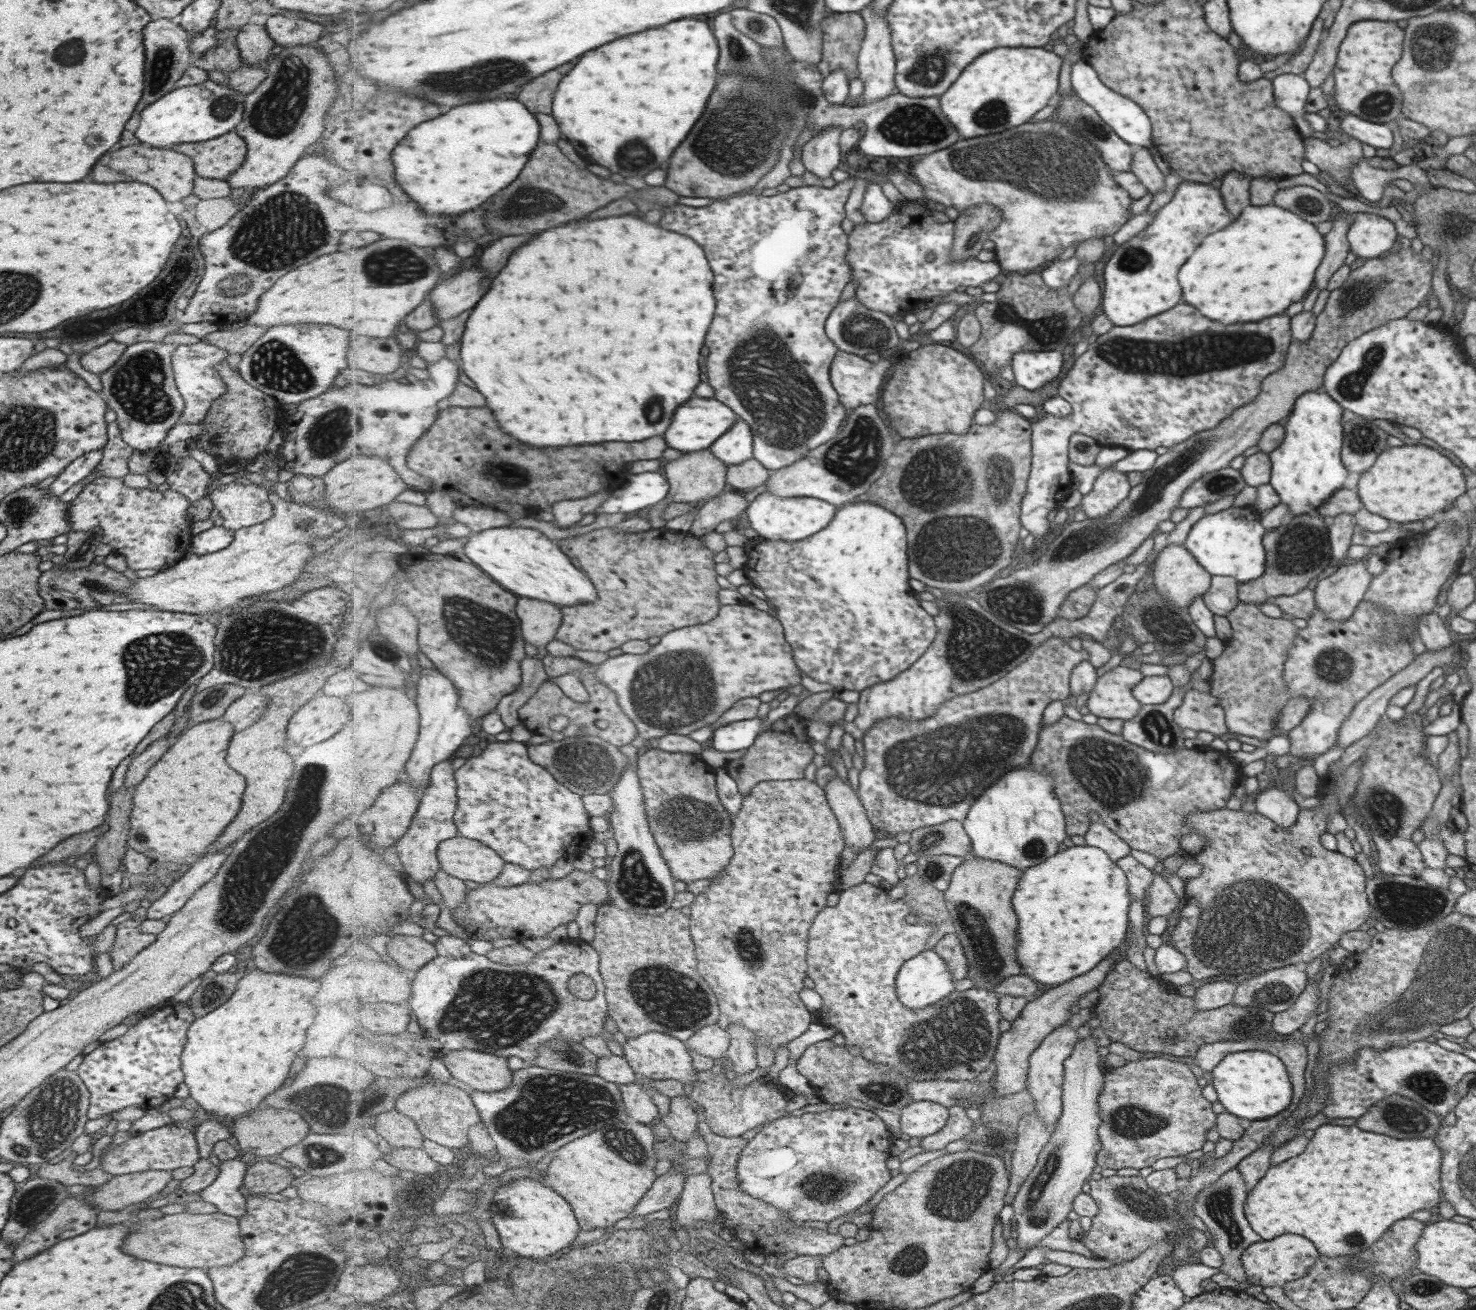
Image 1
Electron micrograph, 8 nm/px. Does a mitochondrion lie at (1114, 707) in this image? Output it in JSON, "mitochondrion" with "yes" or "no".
{"mitochondrion":"no"}

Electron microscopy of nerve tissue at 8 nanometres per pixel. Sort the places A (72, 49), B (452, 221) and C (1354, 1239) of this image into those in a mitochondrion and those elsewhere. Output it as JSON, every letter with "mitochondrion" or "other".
{"A":"mitochondrion","B":"other","C":"mitochondrion"}

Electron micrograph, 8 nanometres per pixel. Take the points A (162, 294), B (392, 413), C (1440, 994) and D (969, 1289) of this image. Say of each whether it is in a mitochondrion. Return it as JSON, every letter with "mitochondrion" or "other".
{"A":"mitochondrion","B":"other","C":"mitochondrion","D":"other"}

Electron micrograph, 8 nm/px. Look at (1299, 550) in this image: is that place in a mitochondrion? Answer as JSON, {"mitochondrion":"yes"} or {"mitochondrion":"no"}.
{"mitochondrion":"yes"}

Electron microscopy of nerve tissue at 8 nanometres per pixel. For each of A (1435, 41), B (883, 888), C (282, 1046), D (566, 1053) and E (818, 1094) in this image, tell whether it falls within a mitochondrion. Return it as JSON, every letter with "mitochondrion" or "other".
{"A":"mitochondrion","B":"other","C":"other","D":"mitochondrion","E":"other"}

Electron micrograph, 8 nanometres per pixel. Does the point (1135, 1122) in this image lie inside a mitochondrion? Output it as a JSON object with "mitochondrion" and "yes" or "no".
{"mitochondrion":"yes"}

